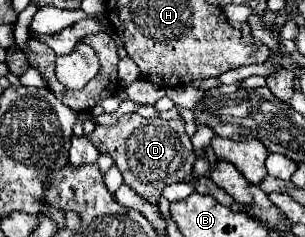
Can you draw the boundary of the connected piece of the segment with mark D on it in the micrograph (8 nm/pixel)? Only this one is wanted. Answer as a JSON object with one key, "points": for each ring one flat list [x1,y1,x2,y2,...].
{"points":[[123,114,113,126,97,124,95,130,87,134,87,138,101,154,109,154,113,158,113,164,123,174,123,184,135,190,149,204,157,206,161,190,175,182,191,182,195,186,195,192,209,194,225,206,233,204,233,198,229,198,229,194,223,188,219,188,211,178,207,176,193,178,195,154,189,136,185,132,183,120,163,120,163,118,143,118,139,114]]}

